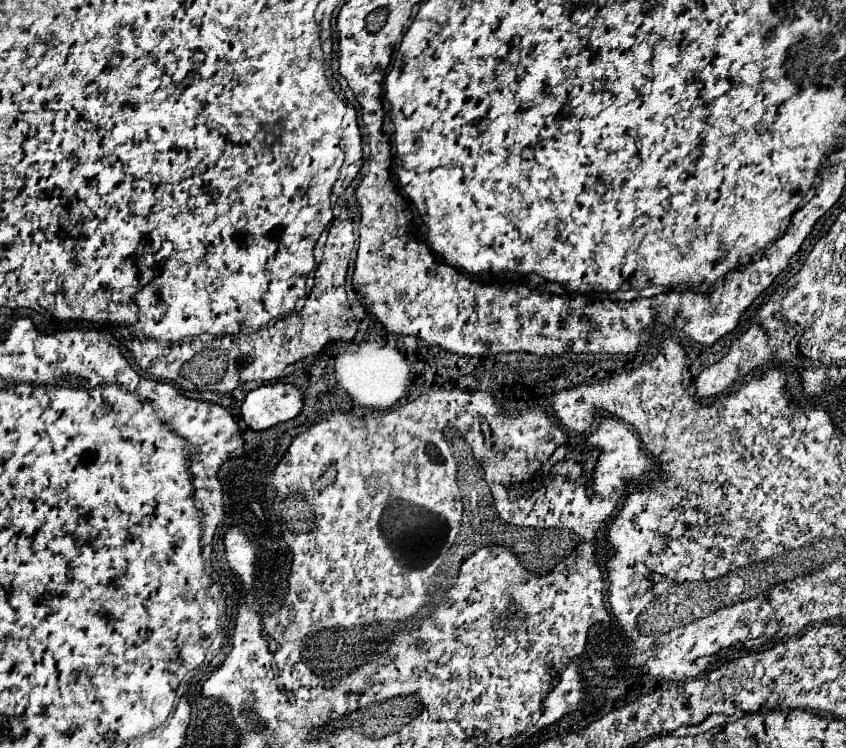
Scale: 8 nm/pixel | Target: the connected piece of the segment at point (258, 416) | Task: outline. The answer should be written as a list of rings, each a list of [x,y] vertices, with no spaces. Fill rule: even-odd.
[[[290,384],[260,386],[250,390],[242,402],[242,418],[252,430],[266,430],[288,422],[302,410],[302,394]]]

